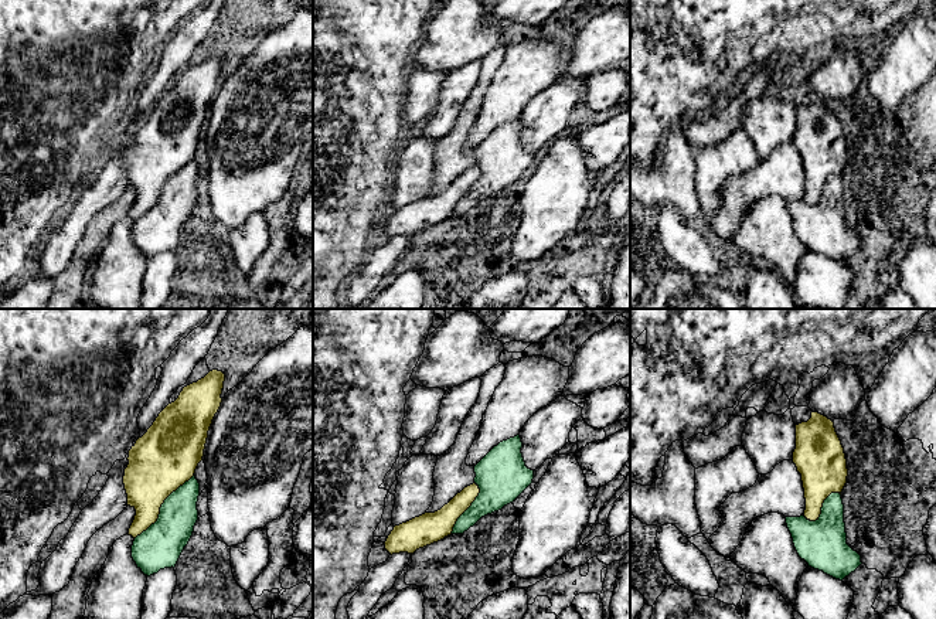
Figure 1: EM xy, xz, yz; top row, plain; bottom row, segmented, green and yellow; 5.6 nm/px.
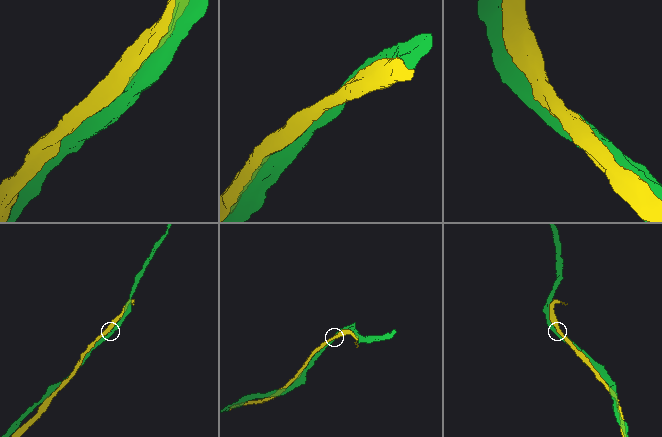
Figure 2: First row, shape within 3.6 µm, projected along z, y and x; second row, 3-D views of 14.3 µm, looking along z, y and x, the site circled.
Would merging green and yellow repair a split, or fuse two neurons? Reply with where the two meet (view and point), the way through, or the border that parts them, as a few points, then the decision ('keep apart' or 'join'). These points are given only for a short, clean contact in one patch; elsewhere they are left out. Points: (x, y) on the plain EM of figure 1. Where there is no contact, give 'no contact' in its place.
contact xy (160, 190); keep apart

